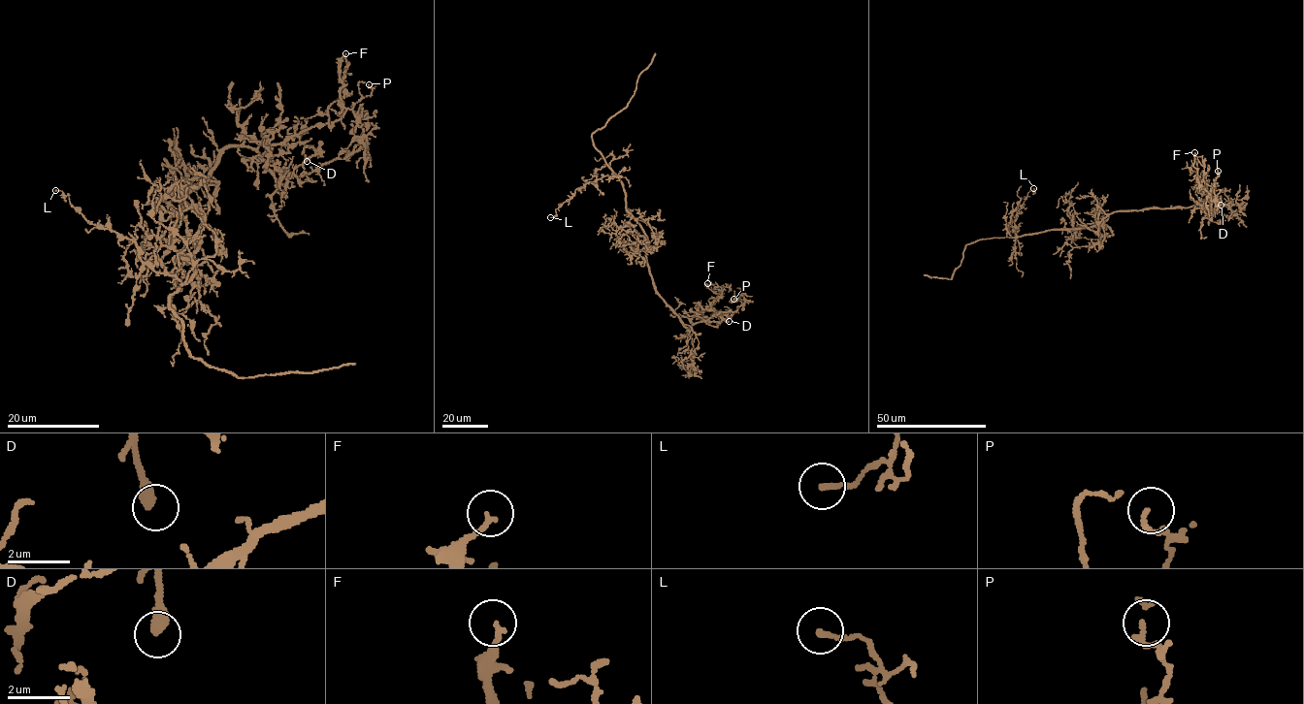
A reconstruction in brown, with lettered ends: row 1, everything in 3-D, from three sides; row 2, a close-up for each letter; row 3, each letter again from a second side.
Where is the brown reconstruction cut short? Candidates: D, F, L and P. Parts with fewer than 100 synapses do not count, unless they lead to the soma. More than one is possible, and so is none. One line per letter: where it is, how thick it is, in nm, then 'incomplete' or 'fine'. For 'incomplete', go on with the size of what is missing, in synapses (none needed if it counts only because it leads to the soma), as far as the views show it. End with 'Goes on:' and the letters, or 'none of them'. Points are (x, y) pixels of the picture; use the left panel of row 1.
D: place (307, 161); calibre 400 nm; fine
F: place (345, 53); calibre 160 nm; fine
L: place (55, 190); calibre 160 nm; fine
P: place (369, 84); calibre 120 nm; fine
Goes on: none of them

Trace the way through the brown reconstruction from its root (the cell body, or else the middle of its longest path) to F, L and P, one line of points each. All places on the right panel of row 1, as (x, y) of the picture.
F: (1094, 226), (1114, 212), (1189, 208), (1201, 202), (1209, 195), (1205, 187), (1202, 193), (1194, 152)
L: (1094, 226), (1051, 230), (1017, 237), (1013, 232), (1016, 212), (1033, 188)
P: (1094, 226), (1120, 210), (1194, 207), (1208, 193), (1218, 204), (1217, 210), (1214, 185), (1218, 171)

